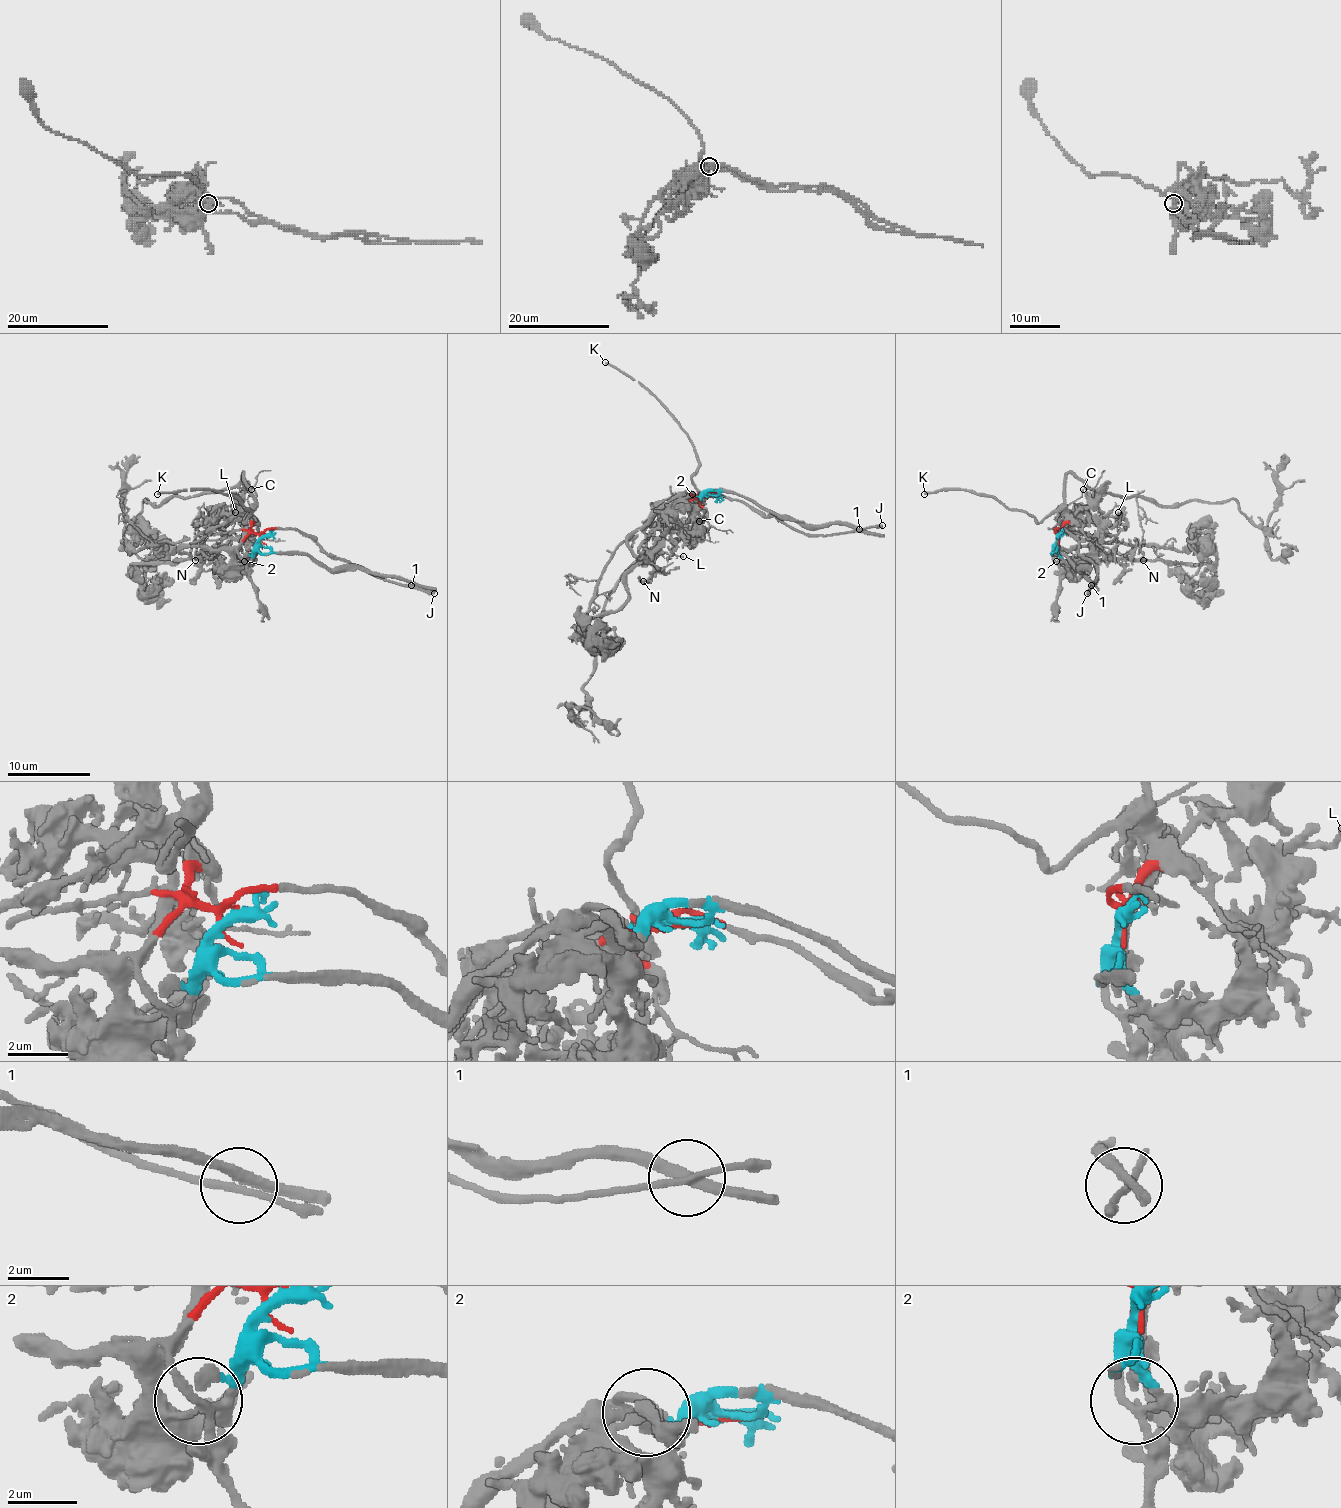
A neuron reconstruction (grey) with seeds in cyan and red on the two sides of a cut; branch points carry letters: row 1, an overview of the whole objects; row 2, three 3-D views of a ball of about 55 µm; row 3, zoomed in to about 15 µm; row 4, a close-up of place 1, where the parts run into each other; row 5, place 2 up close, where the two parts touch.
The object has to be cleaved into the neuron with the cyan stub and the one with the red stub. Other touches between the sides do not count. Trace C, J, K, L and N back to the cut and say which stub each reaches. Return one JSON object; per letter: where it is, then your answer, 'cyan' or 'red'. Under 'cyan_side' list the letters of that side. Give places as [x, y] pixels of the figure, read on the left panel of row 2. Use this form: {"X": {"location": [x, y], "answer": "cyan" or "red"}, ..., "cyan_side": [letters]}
{"C": {"location": [251, 489], "answer": "red"}, "J": {"location": [434, 593], "answer": "red"}, "K": {"location": [157, 494], "answer": "red"}, "L": {"location": [235, 512], "answer": "cyan"}, "N": {"location": [195, 560], "answer": "cyan"}, "cyan_side": ["L", "N"]}

